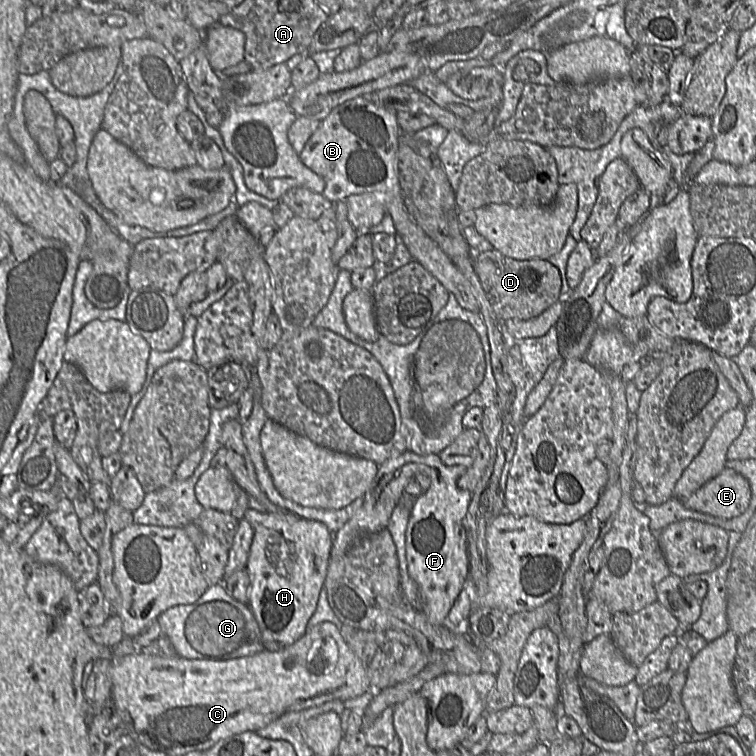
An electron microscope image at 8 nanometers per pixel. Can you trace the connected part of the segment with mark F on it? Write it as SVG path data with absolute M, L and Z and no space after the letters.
M429 454L429 455L419 455L424 456L423 464L425 466L429 466L427 470L421 470L422 474L427 475L431 479L431 487L425 493L418 496L418 498L414 502L414 506L411 510L408 525L406 528L406 559L408 563L408 572L411 578L417 583L419 587L419 594L421 598L421 610L422 613L426 616L427 620L433 625L445 625L445 621L449 614L450 609L452 608L455 600L459 596L461 590L464 588L465 581L469 578L469 556L468 556L468 542L467 542L467 531L463 526L463 521L466 518L468 513L468 509L472 500L472 493L468 490L464 490L459 488L458 480L462 475L466 473L468 467L463 465L454 465L449 466L442 462L439 454Z

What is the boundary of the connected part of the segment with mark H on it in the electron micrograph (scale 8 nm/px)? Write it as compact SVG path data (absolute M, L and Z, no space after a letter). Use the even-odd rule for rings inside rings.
M248 507L244 518L254 529L246 565L251 582L248 605L259 625L265 649L282 650L295 643L308 629L308 621L316 610L320 592L324 588L334 534L322 522L304 519L293 513L262 513Z

